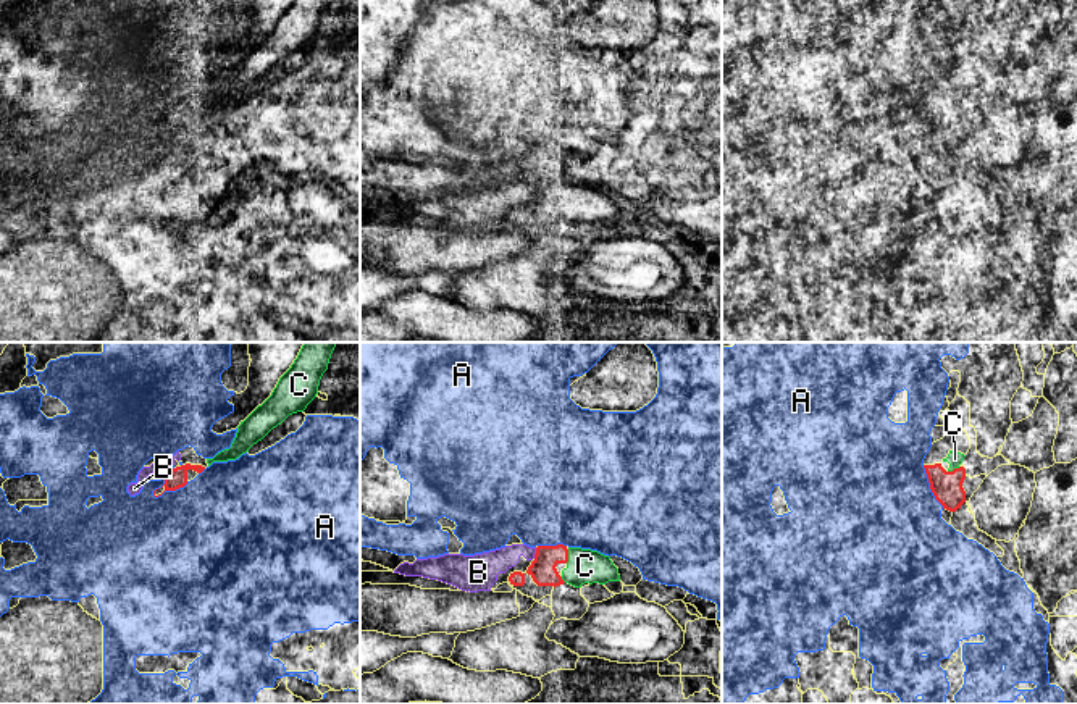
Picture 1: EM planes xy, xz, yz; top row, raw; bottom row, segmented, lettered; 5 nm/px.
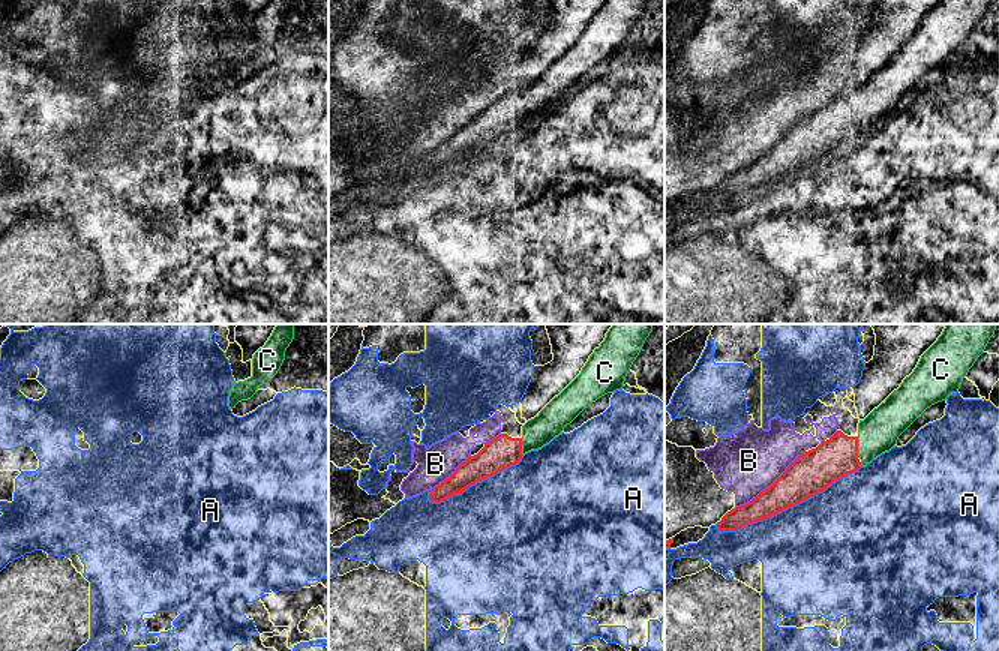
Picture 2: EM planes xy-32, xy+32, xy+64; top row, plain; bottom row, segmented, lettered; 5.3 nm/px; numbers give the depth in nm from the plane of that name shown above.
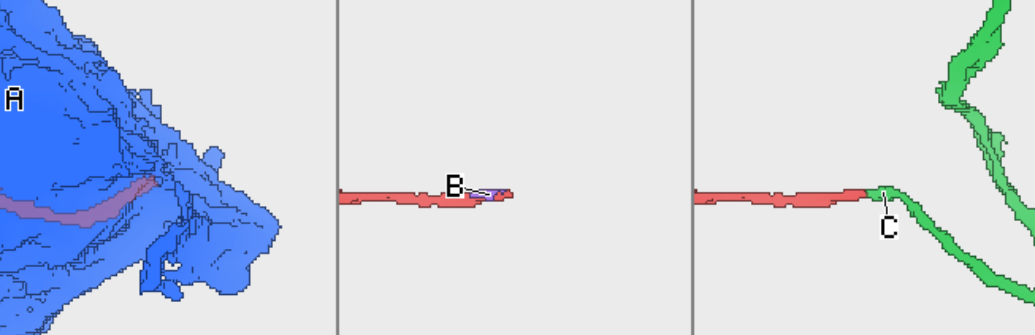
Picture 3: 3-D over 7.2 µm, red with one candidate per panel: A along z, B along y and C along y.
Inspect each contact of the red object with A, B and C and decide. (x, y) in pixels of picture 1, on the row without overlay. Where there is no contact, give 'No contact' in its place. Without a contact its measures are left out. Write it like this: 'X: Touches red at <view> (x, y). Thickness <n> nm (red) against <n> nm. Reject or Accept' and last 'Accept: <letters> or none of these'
A: Touches red at xy (170, 128). Thickness 100 nm (red) against 480 nm. Reject
B: Touches red at xz (536, 191). Thickness 130 nm (red) against 140 nm. Reject
C: Touches red at xz (567, 194). Thickness 130 nm (red) against 170 nm. Accept
Accept: C

